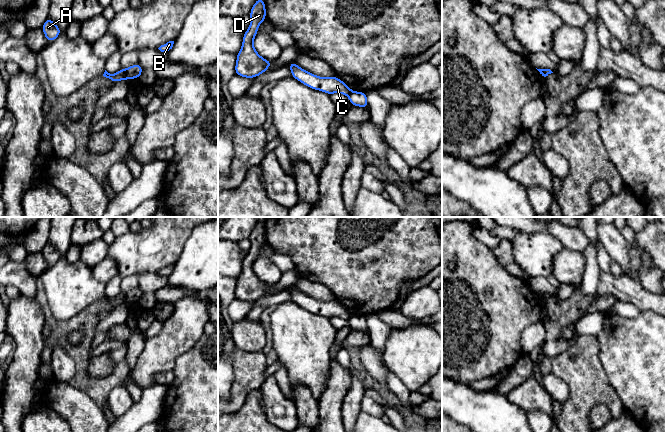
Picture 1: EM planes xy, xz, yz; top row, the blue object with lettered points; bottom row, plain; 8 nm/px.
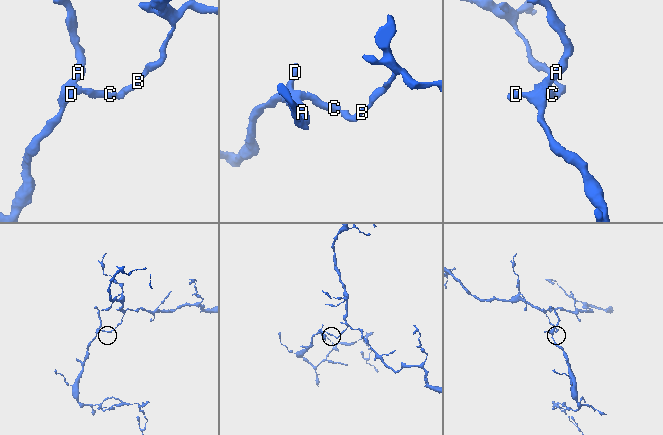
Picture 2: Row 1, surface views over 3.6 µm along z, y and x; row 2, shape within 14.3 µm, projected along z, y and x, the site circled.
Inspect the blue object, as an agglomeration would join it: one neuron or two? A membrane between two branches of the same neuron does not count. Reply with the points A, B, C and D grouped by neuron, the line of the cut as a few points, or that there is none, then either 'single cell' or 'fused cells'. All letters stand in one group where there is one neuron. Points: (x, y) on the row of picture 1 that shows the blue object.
A C D / B | xy (125, 70), (126, 78) | fused cells

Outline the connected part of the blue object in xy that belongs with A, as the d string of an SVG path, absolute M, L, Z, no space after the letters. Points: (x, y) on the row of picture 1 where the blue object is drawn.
M48 17L44 22L42 30L48 43L54 41L62 33L62 31L54 23L54 21L50 19L50 17Z

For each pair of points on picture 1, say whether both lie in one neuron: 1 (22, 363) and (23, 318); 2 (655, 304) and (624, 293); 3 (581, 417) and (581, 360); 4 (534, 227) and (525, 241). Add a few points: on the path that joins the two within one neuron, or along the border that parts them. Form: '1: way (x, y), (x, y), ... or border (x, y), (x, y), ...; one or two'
1: way (23, 352), (23, 329); one
2: way (647, 301), (632, 293); one
3: way (581, 403), (581, 374); one
4: border (521, 232), (546, 232), (553, 237); two

